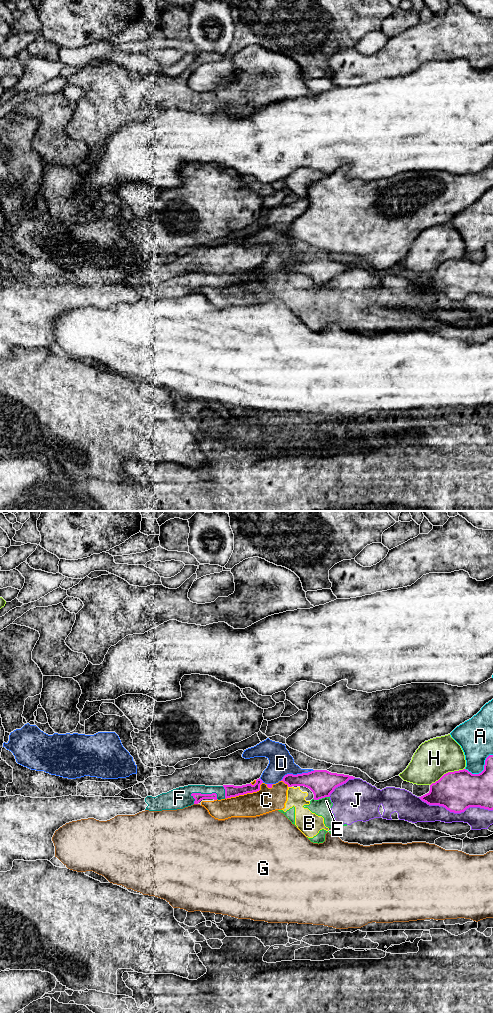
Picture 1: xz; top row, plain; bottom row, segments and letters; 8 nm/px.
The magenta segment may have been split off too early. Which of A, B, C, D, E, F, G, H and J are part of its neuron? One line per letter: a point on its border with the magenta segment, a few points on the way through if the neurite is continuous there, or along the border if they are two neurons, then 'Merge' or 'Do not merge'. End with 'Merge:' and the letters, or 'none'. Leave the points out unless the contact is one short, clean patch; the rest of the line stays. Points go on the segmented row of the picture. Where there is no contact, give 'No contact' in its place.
A: Touches magenta at xz (483, 770). Do not merge
B: Touches magenta at xz (290, 786). Boundary: xz (288, 786), (291, 787). Do not merge
C: Touches magenta at xz (245, 793). Do not merge
D: Touches magenta at xz (297, 774). Do not merge
E: Touches magenta at xz (320, 798). Do not merge
F: Touches magenta at xz (205, 794). Merge
G: Touches magenta at xz (196, 803). Do not merge
H: Touches magenta at xz (448, 772). Do not merge
J: Touches magenta at xz (455, 812). Do not merge
Merge: F

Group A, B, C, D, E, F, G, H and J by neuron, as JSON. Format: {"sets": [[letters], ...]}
{"sets": [["A", "H"], ["B", "C", "D", "E", "J"], ["F"], ["G"]]}

